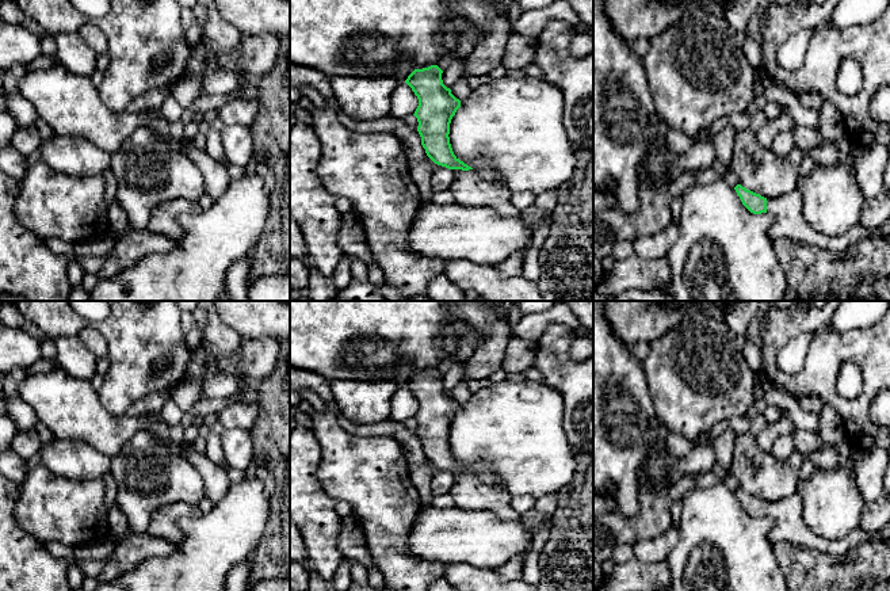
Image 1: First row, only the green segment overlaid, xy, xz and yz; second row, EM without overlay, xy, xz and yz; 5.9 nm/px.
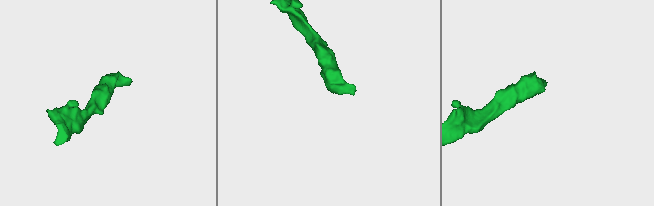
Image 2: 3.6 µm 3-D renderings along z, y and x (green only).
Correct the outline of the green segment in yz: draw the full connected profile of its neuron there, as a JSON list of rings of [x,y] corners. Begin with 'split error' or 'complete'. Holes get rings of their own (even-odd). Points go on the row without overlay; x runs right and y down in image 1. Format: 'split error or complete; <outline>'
split error; [[[741,488],[734,491],[742,508],[753,518],[769,516],[774,521],[768,539],[775,545],[788,542],[820,553],[843,554],[863,542],[882,542],[890,546],[890,523],[876,533],[866,533],[856,527],[843,539],[826,539],[814,534],[802,519],[802,500],[791,495],[782,500],[767,503],[760,497],[746,493]]]

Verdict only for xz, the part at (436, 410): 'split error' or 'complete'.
split error

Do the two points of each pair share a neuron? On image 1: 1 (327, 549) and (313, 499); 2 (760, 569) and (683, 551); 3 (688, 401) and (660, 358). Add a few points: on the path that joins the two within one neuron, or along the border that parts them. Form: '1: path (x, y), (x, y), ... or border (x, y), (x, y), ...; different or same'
1: path (320, 537), (320, 529), (313, 511); same
2: path (741, 557), (719, 536), (702, 536); same
3: path (688, 391), (688, 386), (671, 369); same

